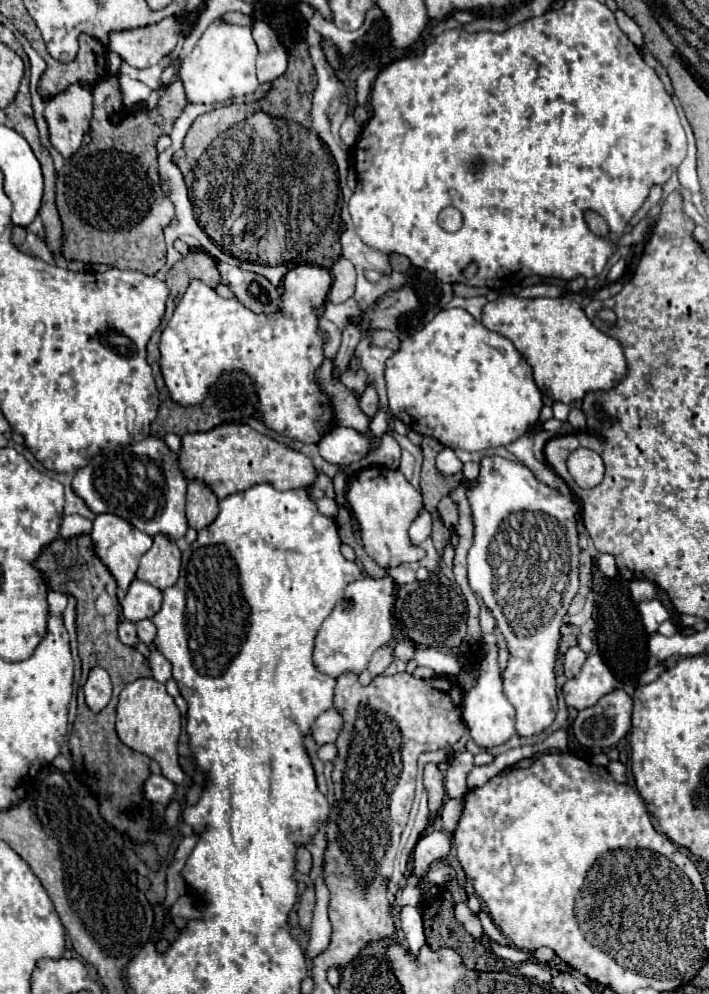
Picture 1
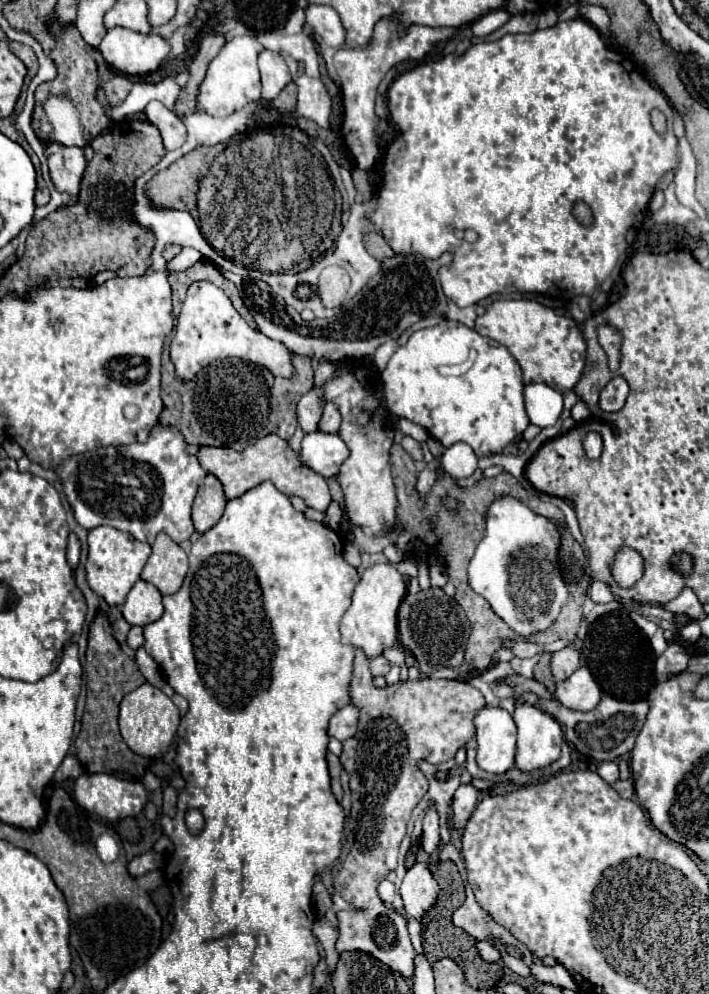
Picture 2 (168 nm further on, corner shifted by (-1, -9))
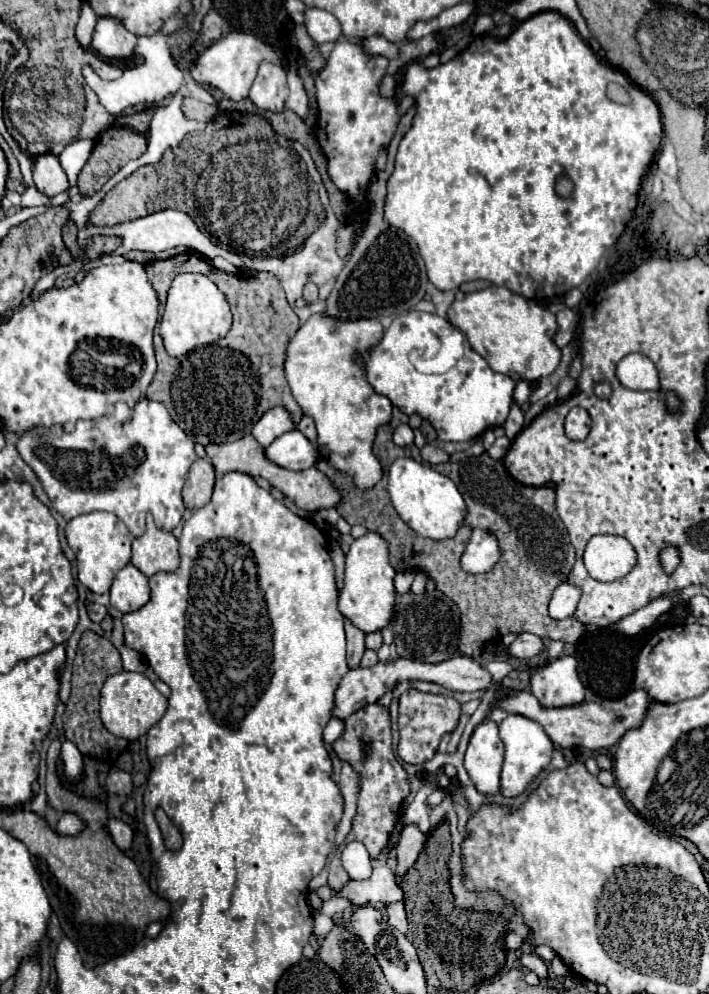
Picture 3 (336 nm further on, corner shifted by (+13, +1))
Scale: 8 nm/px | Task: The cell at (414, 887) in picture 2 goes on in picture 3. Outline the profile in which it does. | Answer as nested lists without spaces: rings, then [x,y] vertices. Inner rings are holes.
[[[376,866],[368,880],[362,882],[350,880],[340,890],[340,894],[358,906],[372,902],[382,902],[382,904],[404,902],[404,890],[396,882],[396,874],[388,866]]]

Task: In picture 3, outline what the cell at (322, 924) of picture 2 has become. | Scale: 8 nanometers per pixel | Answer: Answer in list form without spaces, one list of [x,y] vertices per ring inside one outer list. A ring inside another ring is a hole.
[[[314,914],[314,936],[316,938],[326,938],[328,936],[328,932],[332,930],[332,926],[334,926],[334,922],[332,922],[332,918],[328,918],[328,916],[324,916],[324,914]]]

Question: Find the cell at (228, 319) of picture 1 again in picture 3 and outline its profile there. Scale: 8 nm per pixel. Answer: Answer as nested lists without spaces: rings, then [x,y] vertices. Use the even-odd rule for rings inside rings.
[[[178,274],[172,280],[172,286],[168,290],[166,308],[160,322],[160,336],[164,338],[166,352],[170,356],[182,356],[196,346],[212,344],[228,334],[232,326],[232,312],[224,298],[224,294],[218,290],[218,286],[204,274]]]

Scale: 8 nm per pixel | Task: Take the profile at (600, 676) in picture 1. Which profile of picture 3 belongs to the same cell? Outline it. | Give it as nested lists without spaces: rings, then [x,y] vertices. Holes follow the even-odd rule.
[[[572,656],[556,658],[536,670],[530,680],[530,690],[544,706],[574,706],[584,700],[584,684],[578,678]]]

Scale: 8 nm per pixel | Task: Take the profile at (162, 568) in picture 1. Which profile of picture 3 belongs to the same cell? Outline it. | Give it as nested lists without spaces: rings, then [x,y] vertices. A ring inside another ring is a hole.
[[[152,516],[146,518],[146,532],[132,542],[132,560],[142,574],[152,576],[158,572],[172,572],[178,568],[178,540],[164,530],[158,530]]]

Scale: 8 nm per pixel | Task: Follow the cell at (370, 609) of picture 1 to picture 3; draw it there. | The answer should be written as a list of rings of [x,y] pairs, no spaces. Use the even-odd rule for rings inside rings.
[[[368,532],[366,536],[354,540],[350,552],[346,554],[346,570],[344,570],[344,588],[338,596],[338,610],[344,618],[348,618],[362,632],[378,632],[388,626],[396,590],[394,590],[394,568],[388,562],[388,546],[380,534]]]

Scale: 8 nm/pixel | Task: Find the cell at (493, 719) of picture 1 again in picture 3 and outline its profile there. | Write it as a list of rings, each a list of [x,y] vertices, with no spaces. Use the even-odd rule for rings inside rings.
[[[486,718],[474,728],[464,756],[464,768],[482,794],[494,794],[500,788],[502,758],[504,744],[498,734],[498,724]]]

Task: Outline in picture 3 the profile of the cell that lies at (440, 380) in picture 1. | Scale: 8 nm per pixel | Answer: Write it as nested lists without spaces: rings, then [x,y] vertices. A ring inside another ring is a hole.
[[[408,312],[394,318],[376,348],[372,348],[370,354],[364,356],[366,378],[378,394],[386,396],[404,414],[420,414],[422,420],[428,420],[438,432],[438,440],[468,442],[482,436],[486,430],[502,426],[506,422],[516,382],[506,374],[494,372],[488,362],[472,348],[466,348],[458,364],[444,374],[418,372],[408,358],[410,350],[424,350],[428,344],[426,336],[436,340],[438,330],[446,328],[448,324],[450,322],[446,318],[428,312]]]

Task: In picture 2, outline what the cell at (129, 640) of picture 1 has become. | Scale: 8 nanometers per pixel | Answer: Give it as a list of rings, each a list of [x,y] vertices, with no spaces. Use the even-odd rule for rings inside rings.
[[[124,618],[112,622],[112,636],[114,636],[120,644],[126,642],[126,634],[128,634],[128,630],[130,630],[130,624],[126,624]]]

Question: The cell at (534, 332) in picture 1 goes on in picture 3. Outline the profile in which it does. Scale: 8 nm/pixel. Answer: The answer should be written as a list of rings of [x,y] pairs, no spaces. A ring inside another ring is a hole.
[[[492,286],[466,294],[464,300],[456,300],[450,306],[448,320],[466,334],[472,350],[486,358],[492,370],[508,374],[512,380],[534,382],[542,376],[550,376],[560,364],[562,352],[554,342],[558,332],[556,316],[508,288]]]

